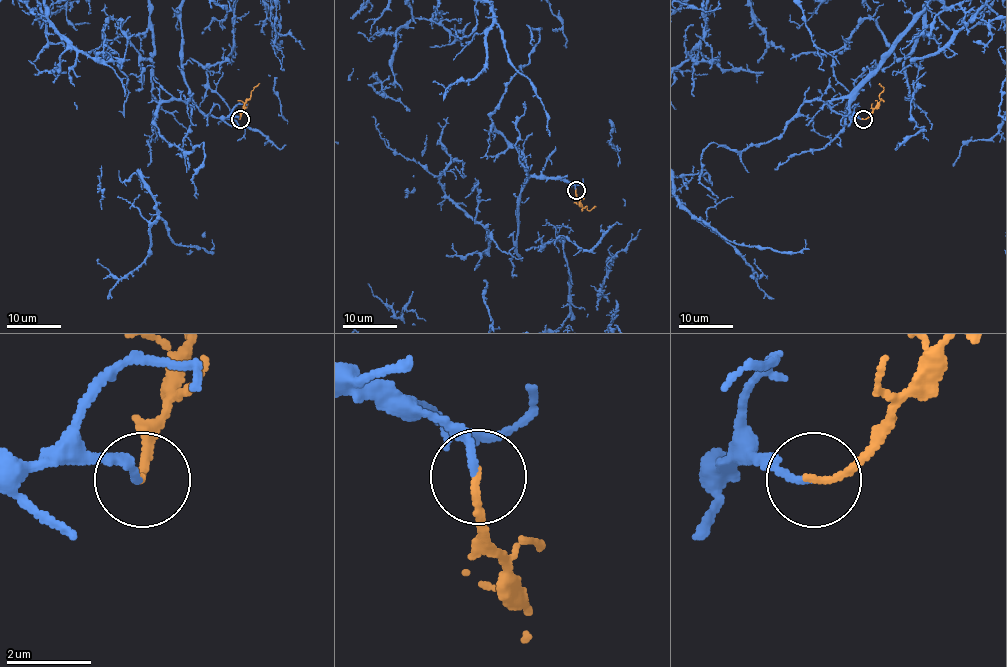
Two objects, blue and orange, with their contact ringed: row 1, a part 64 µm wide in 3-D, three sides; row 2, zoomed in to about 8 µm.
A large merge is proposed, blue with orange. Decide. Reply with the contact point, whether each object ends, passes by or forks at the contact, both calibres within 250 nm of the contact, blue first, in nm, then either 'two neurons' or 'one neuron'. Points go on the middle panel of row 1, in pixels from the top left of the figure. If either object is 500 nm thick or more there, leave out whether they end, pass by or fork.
place (576, 190); blue ends; orange ends; calibres 150 and 170 nm; one neuron

